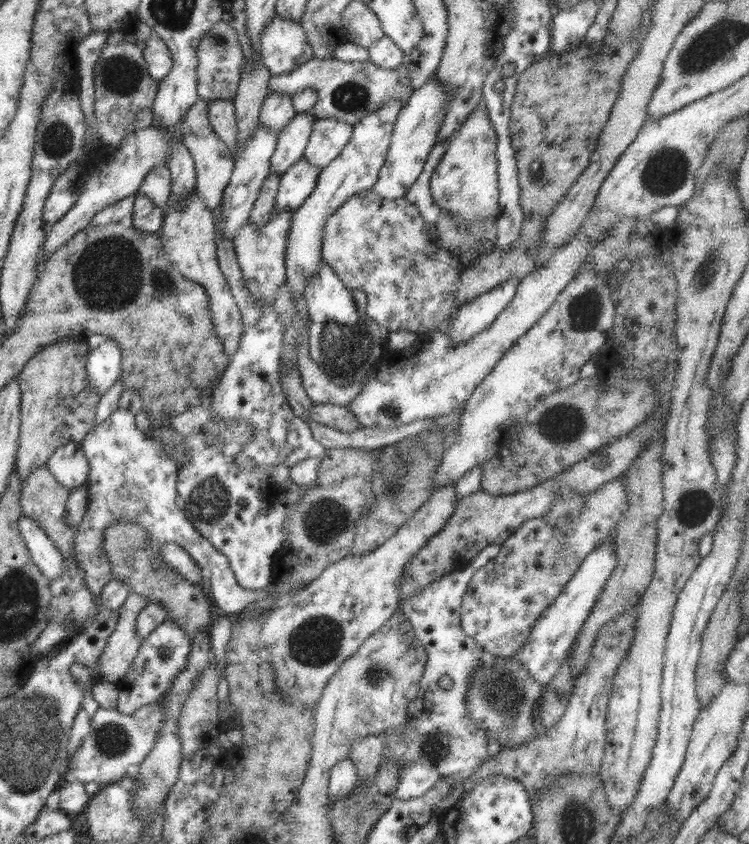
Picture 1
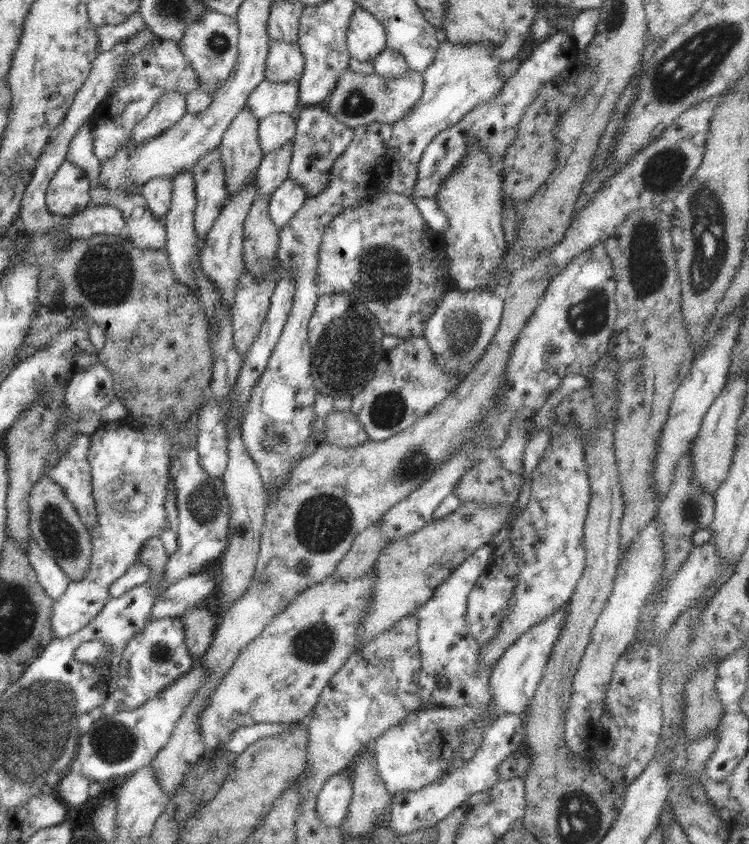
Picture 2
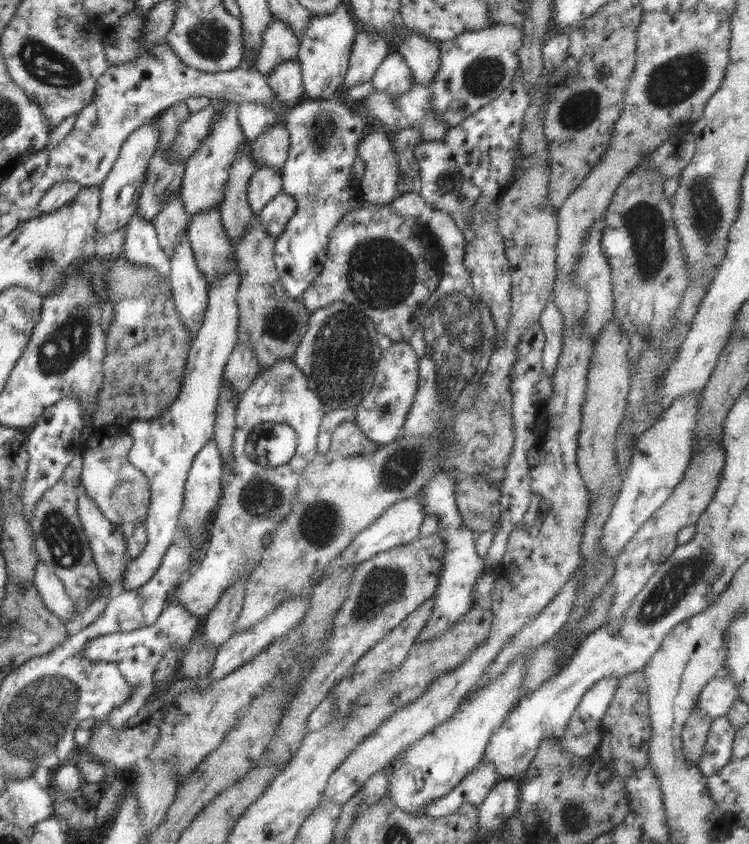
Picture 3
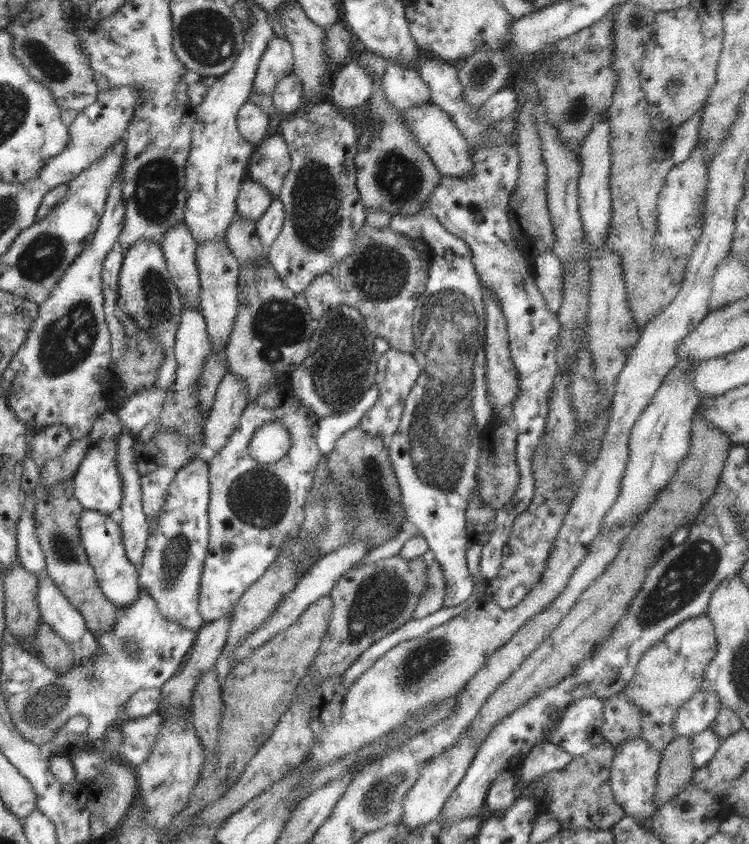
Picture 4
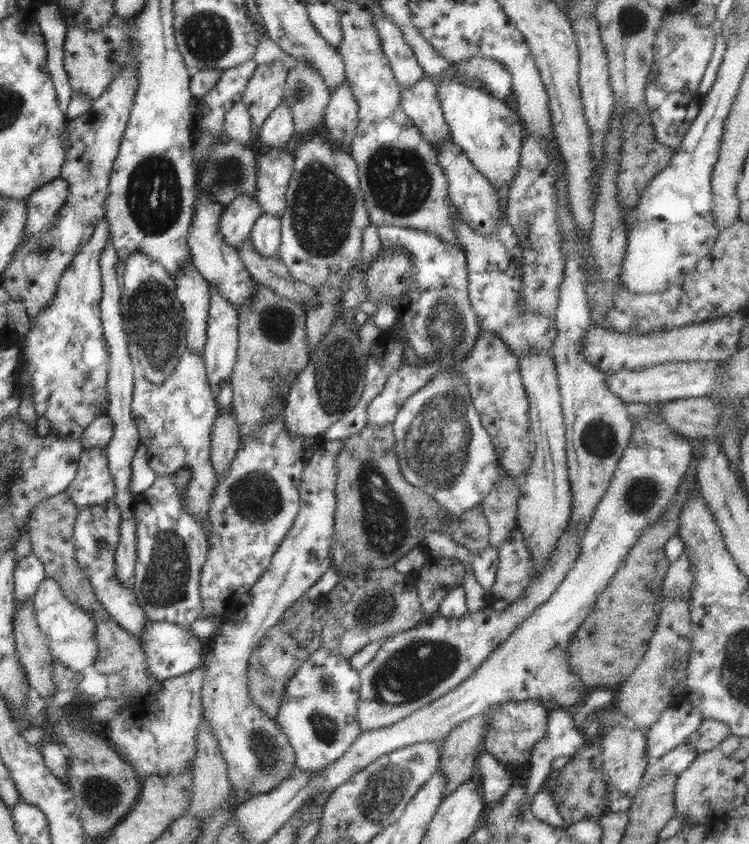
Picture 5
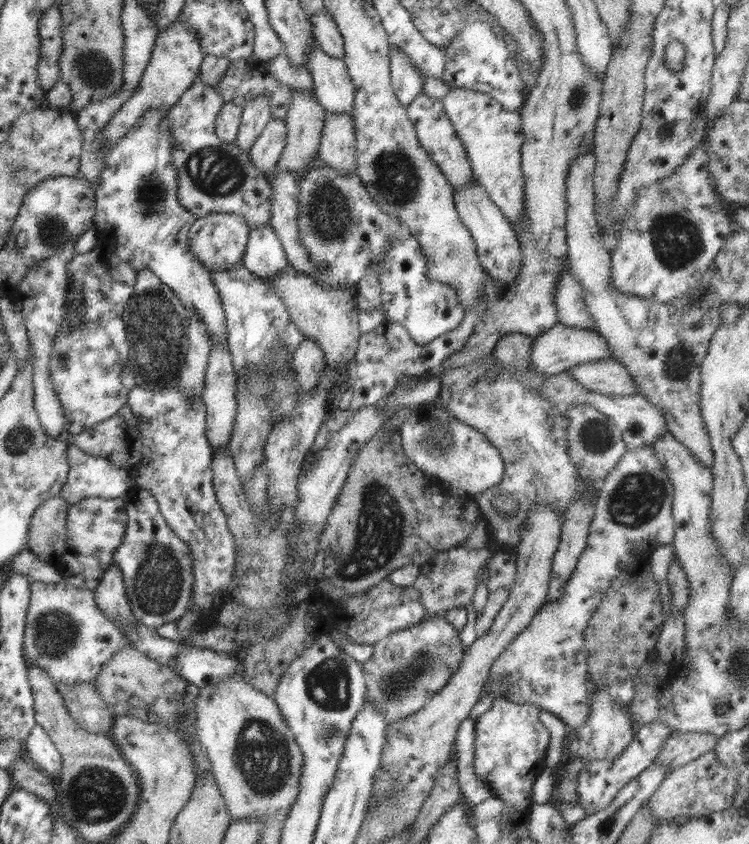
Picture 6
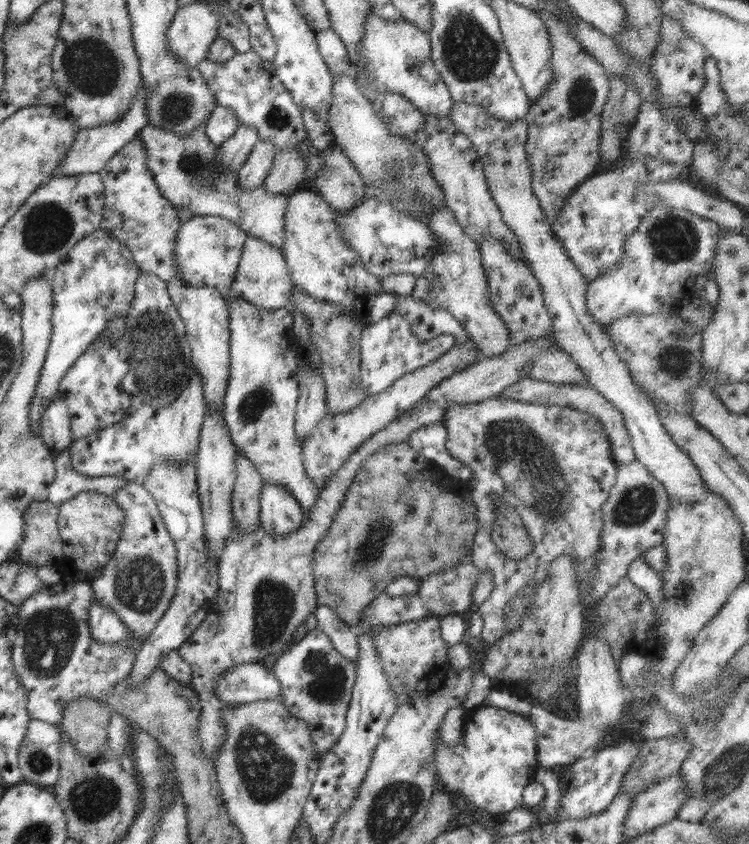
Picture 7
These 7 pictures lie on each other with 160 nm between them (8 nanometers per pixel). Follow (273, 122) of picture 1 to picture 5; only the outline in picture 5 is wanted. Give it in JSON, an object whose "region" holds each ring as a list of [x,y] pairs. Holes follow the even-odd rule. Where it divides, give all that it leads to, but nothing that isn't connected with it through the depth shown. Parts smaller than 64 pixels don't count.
{"region":[[[271,148],[257,158],[255,199],[262,212],[282,216],[287,208],[286,193],[295,165],[290,148]]]}

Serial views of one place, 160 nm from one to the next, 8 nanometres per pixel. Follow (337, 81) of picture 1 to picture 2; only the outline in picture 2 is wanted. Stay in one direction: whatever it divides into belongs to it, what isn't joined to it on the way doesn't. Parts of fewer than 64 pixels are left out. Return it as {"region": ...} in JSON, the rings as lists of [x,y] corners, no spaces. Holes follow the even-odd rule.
{"region":[[[410,68],[398,78],[384,78],[375,72],[360,74],[348,69],[336,83],[325,107],[334,118],[352,128],[364,128],[372,122],[393,124],[420,101],[423,93],[422,78],[421,72]],[[264,79],[250,94],[246,107],[262,120],[275,113],[295,114],[299,109],[298,82],[270,82]]]}

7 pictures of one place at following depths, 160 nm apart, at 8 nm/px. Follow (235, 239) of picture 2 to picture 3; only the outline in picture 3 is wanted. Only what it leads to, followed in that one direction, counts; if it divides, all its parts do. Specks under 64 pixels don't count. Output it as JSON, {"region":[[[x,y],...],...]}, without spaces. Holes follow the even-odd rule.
{"region":[[[228,239],[228,244],[232,246],[231,266],[225,274],[217,276],[213,282],[208,282],[208,304],[206,307],[205,317],[197,330],[197,334],[192,340],[191,347],[187,356],[183,383],[180,387],[177,399],[164,410],[159,418],[152,418],[150,421],[142,421],[138,419],[130,420],[126,426],[130,437],[132,437],[132,448],[128,452],[128,461],[132,467],[140,470],[148,483],[150,484],[150,508],[148,508],[148,516],[144,525],[147,530],[147,543],[144,550],[137,556],[129,559],[125,565],[125,573],[122,574],[122,590],[133,590],[140,588],[154,576],[158,571],[160,563],[164,560],[164,555],[170,545],[173,543],[177,533],[178,520],[180,520],[180,512],[184,508],[184,491],[186,480],[196,455],[200,450],[204,449],[204,445],[214,437],[215,418],[217,415],[217,404],[221,395],[221,383],[223,382],[223,374],[227,360],[230,358],[231,352],[234,350],[238,340],[238,323],[239,308],[236,302],[238,287],[240,286],[240,273],[237,268],[236,243],[232,243]]]}

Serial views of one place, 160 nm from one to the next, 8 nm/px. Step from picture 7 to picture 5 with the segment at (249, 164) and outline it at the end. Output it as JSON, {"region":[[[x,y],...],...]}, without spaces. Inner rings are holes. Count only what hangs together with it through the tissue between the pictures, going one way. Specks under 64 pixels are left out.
{"region":[[[282,100],[260,128],[258,133],[260,146],[266,150],[290,148],[294,127],[292,111],[286,105],[286,101]]]}

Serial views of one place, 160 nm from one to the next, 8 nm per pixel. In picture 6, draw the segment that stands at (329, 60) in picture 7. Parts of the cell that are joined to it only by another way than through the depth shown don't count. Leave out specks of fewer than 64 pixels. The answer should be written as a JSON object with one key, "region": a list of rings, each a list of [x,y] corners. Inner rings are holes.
{"region":[[[322,8],[320,12],[310,16],[309,19],[314,39],[320,45],[319,47],[328,56],[342,59],[345,51],[343,39],[328,10]]]}

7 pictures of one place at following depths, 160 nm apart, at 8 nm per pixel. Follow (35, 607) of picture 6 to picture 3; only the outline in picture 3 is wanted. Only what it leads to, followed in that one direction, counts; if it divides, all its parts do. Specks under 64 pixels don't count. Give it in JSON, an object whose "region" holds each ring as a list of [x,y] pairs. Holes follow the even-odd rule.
{"region":[[[41,560],[37,564],[36,571],[34,571],[33,582],[44,606],[52,614],[58,616],[61,621],[67,622],[73,616],[76,604],[66,593],[62,581],[52,570],[48,570],[47,565]]]}

